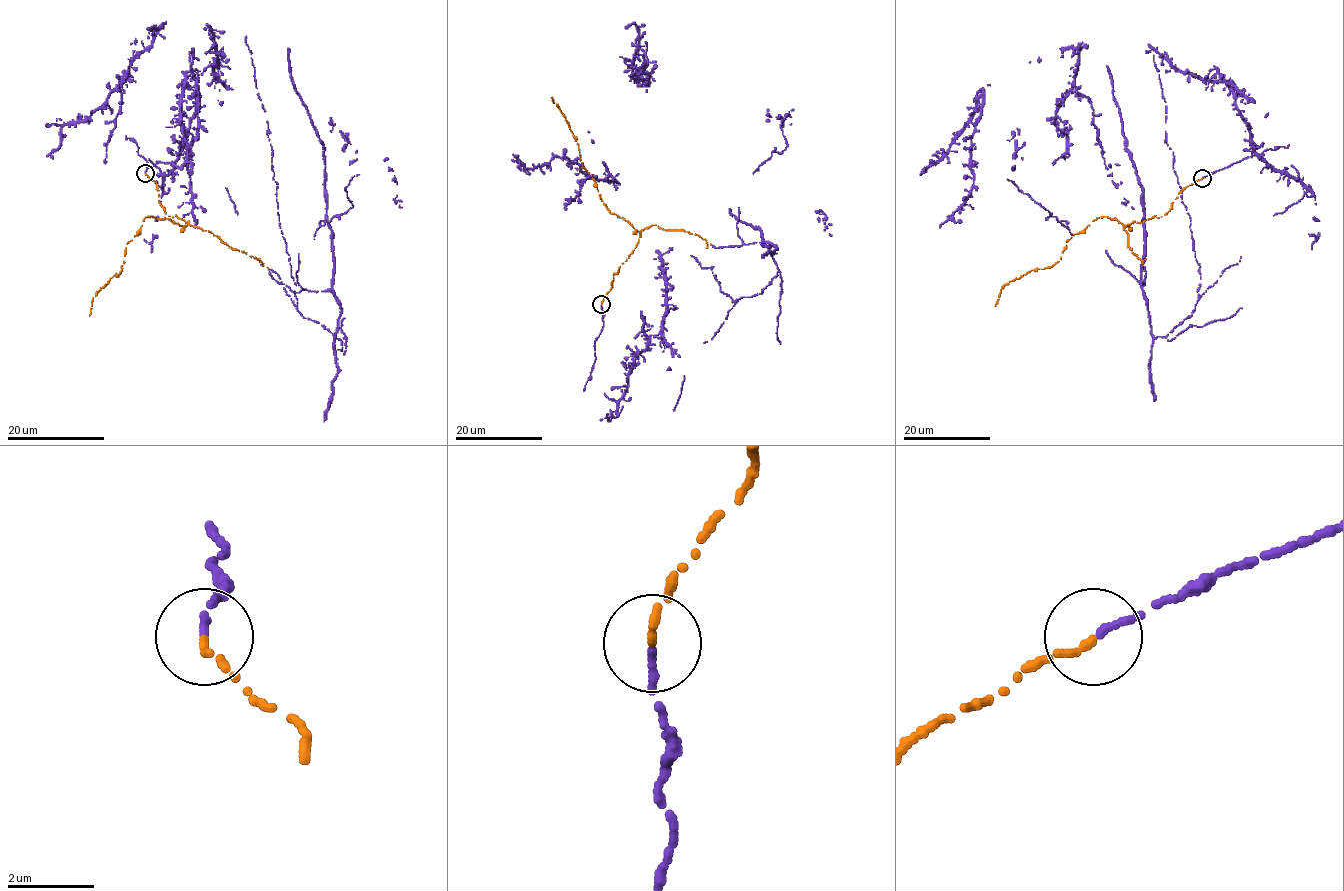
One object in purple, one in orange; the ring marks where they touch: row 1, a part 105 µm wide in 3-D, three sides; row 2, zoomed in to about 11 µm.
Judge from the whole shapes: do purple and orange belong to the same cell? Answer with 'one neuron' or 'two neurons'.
one neuron

